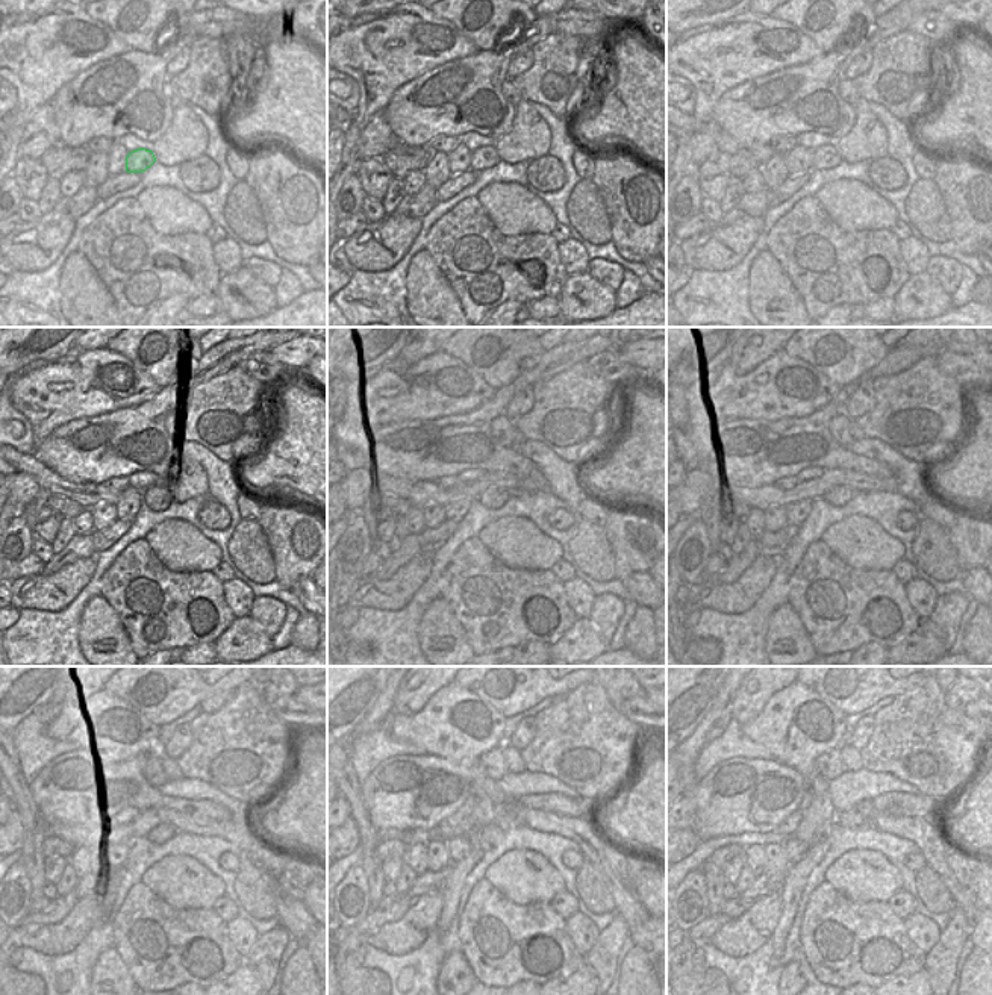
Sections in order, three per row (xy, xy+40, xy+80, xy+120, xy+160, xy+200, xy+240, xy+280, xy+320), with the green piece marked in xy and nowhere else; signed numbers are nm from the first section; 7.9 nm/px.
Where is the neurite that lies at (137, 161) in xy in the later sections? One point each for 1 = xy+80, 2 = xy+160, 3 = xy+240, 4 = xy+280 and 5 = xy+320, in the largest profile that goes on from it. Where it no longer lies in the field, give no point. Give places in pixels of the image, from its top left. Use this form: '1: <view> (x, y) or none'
1: xy+80 (827, 156)
2: xy+160 (494, 497)
3: xy+240 (161, 833)
4: xy+280 (503, 820)
5: xy+320 (860, 814)

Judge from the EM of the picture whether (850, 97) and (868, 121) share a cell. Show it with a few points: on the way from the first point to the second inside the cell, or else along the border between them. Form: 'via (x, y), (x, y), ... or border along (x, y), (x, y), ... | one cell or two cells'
border along (859, 97), (851, 105) | two cells

